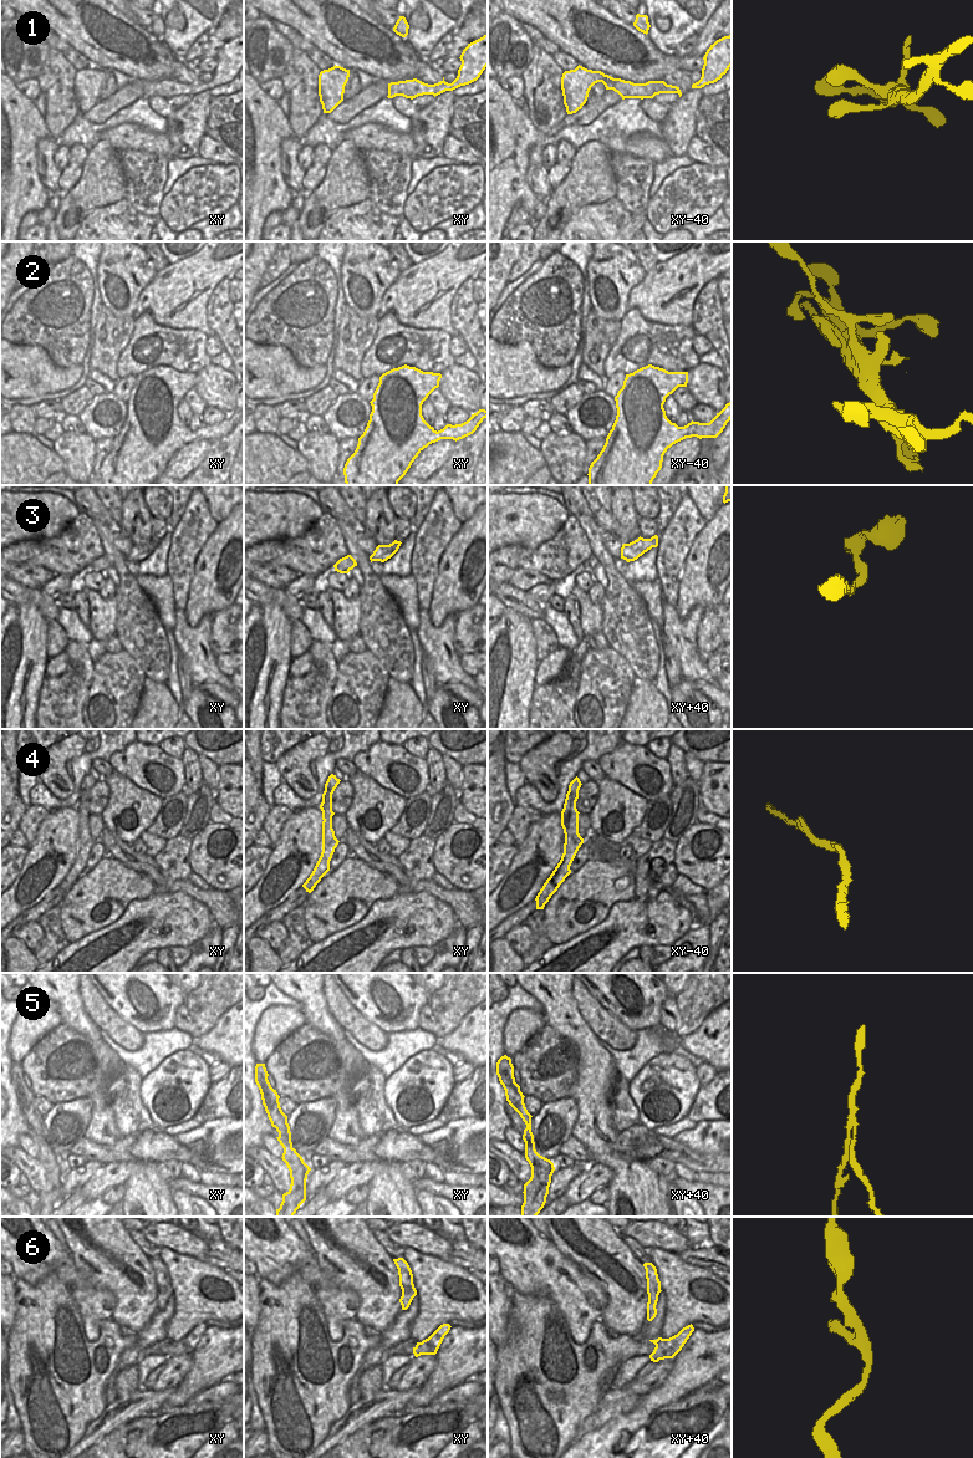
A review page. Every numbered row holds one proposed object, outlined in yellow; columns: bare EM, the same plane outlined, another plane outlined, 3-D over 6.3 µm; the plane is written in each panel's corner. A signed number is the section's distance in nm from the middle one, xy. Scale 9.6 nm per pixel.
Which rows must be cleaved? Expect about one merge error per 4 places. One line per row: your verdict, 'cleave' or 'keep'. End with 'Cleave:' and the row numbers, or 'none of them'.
1: keep
2: keep
3: keep
4: cleave
5: cleave
6: keep
Cleave: 4, 5

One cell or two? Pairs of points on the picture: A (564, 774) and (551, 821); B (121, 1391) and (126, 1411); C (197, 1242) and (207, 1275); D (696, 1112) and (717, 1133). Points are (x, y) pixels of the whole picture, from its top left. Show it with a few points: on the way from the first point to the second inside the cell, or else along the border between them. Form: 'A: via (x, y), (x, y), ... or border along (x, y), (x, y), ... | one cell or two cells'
A: border along (560, 812), (543, 815) | two cells
B: border along (137, 1388), (125, 1397), (116, 1398) | two cells
C: border along (171, 1249), (198, 1259) | two cells
D: border along (718, 1119), (704, 1119), (697, 1122) | two cells

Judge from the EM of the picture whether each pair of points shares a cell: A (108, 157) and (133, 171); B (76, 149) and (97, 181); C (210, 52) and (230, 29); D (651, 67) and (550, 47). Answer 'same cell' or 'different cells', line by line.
A: different cells
B: different cells
C: same cell
D: different cells

